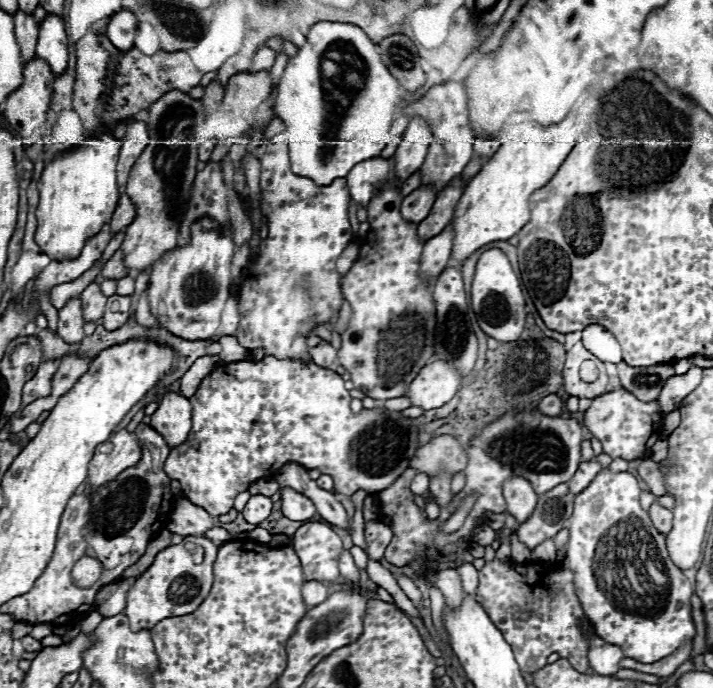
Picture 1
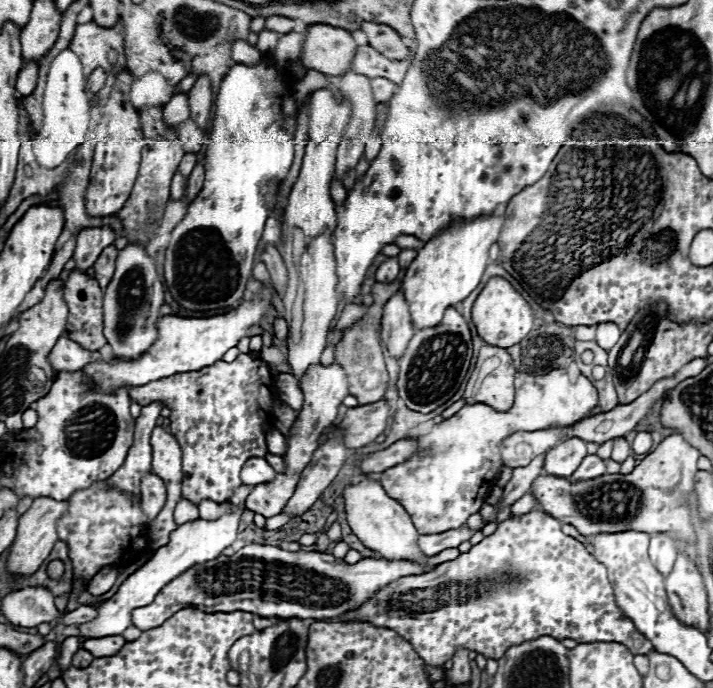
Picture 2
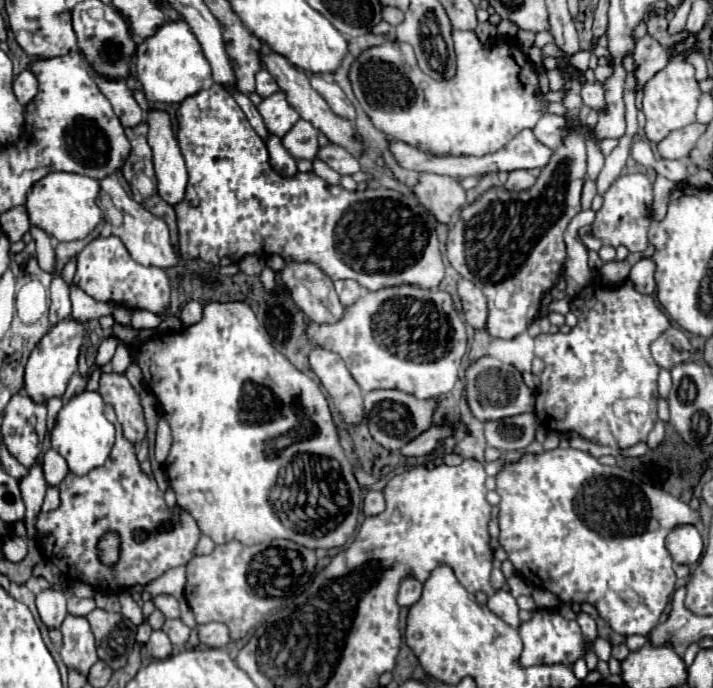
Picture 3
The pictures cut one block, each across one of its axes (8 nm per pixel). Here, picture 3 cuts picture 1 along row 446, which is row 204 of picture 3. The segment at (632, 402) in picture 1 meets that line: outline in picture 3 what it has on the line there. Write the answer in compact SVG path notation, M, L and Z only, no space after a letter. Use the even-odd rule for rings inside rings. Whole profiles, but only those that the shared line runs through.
M626 174L612 182L604 194L602 210L596 212L592 224L592 236L600 238L604 244L620 246L624 244L630 252L644 252L648 246L648 226L652 220L652 182L644 174Z

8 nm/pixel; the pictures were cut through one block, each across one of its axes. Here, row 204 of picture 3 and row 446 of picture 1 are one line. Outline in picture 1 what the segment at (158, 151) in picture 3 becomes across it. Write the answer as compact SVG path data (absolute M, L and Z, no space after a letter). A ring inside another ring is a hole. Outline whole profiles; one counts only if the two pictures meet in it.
M166 392L158 410L152 414L150 426L166 438L170 448L182 444L192 428L190 400L180 392Z

